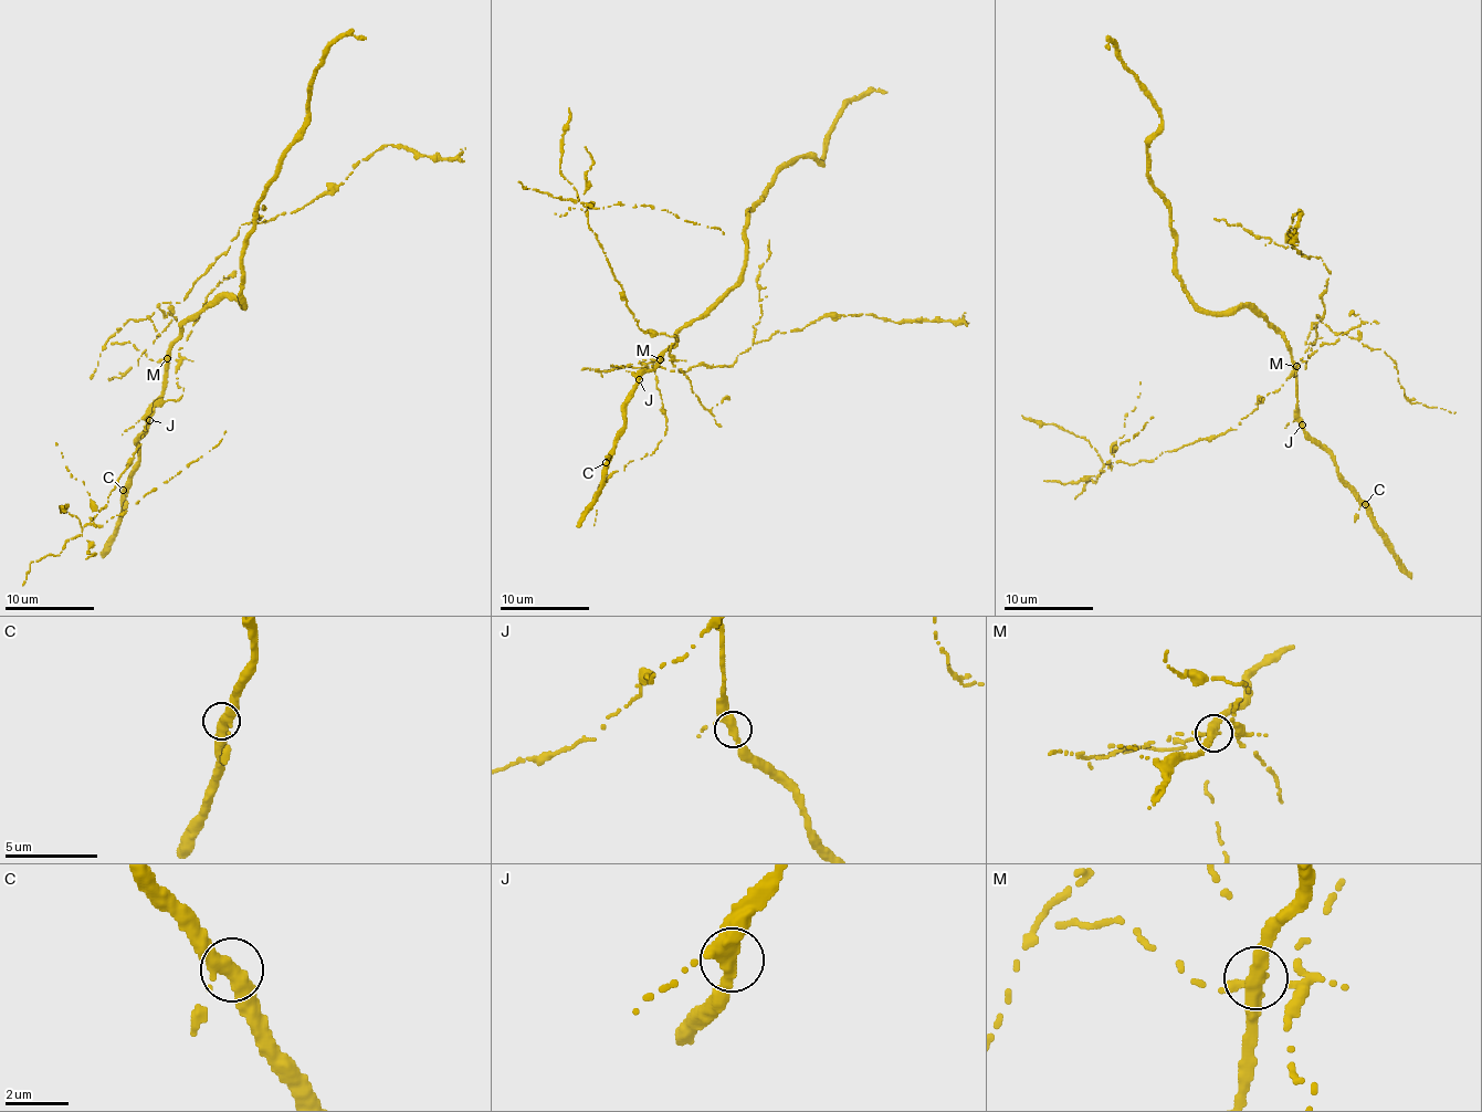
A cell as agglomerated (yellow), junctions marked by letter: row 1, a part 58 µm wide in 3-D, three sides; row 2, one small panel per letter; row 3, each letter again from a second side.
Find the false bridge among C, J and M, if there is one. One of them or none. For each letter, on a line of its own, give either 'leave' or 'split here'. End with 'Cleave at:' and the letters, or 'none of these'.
C: leave
J: leave
M: split here
Cleave at: M

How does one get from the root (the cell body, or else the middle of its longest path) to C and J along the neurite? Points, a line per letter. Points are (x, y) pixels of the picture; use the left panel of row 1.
C: (163, 362), (165, 394), (139, 438), (135, 472), (123, 490)
J: (163, 362), (165, 394), (149, 420)

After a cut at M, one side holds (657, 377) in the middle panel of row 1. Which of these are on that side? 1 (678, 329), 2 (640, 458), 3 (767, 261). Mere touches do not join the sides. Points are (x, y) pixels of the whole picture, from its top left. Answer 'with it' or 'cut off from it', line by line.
1: cut off from it
2: with it
3: with it

